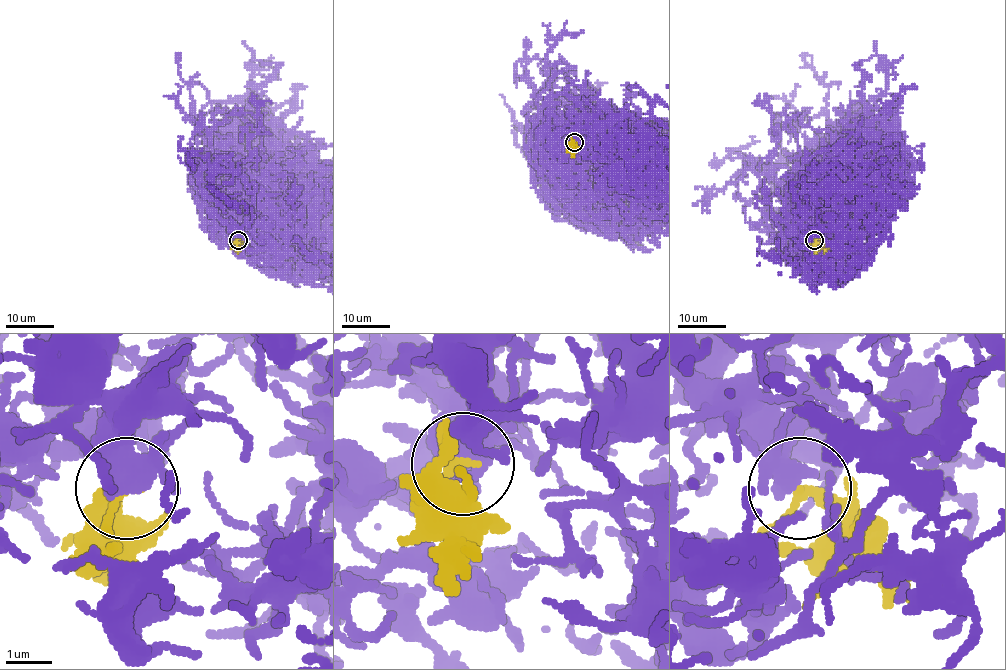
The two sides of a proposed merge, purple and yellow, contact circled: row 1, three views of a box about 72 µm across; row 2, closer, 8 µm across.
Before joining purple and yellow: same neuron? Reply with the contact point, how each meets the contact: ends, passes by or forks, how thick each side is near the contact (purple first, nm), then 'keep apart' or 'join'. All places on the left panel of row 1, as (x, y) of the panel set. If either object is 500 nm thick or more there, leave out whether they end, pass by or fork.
at (238, 240); purple forks there; yellow passes by; 360 nm thick on the purple side, 200 nm on the other; join

